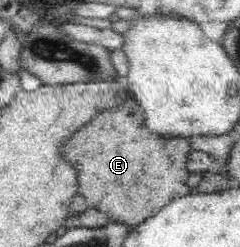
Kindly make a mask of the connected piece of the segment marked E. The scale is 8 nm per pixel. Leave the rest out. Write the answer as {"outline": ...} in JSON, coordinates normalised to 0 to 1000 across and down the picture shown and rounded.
{"outline":[[[546,372],[521,417],[479,433],[479,466],[421,457],[392,474],[263,587],[254,611],[296,644],[321,692],[329,781],[421,862],[446,862],[458,899],[521,903],[546,927],[629,879],[629,862],[654,862],[729,806],[729,789],[763,798],[813,773],[779,749],[796,704],[775,672],[804,611],[796,579],[621,538]]]}

